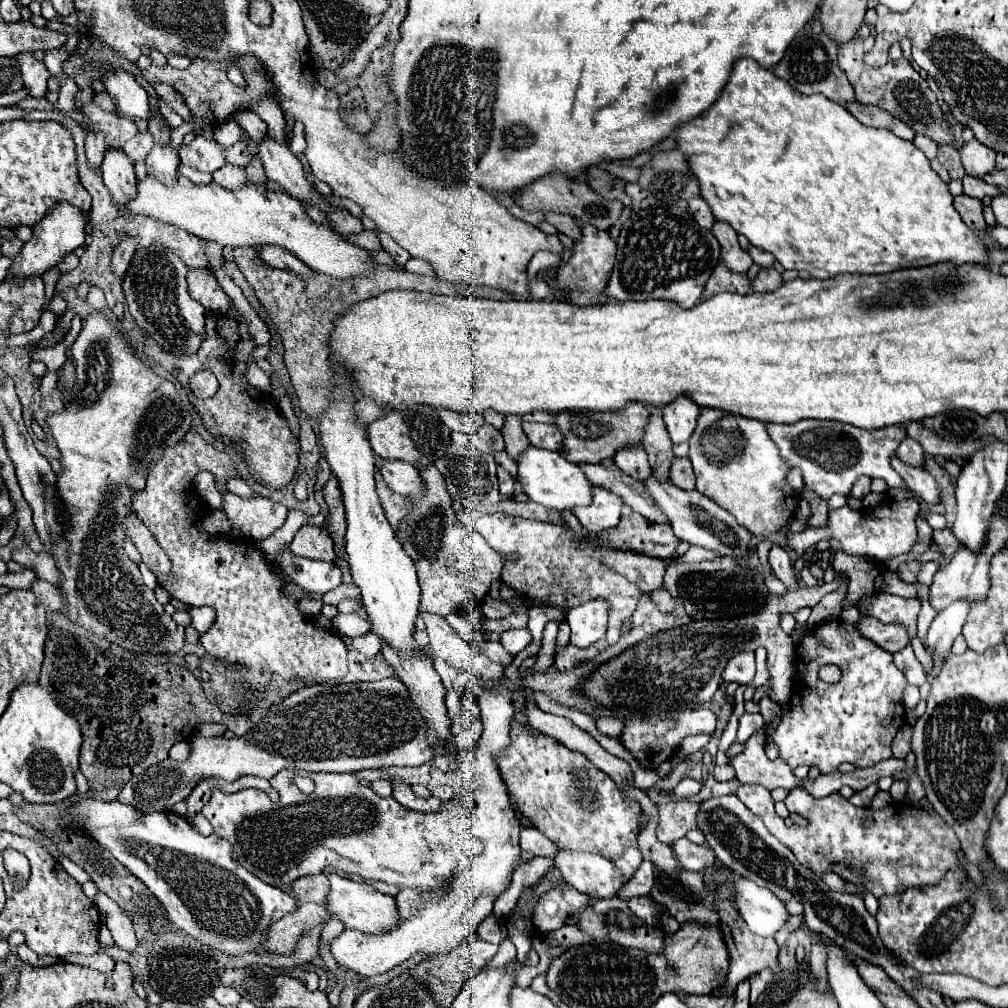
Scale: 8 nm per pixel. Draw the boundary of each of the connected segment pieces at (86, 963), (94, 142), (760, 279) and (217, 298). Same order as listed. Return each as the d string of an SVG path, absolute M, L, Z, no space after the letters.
M67 955L63 961L79 965L79 967L91 967L101 973L109 973L115 967L115 961L107 955Z
M89 131L85 137L85 151L87 151L87 161L93 169L99 169L103 155L107 151L105 135L101 131Z
M767 267L767 269L761 269L753 281L753 291L757 293L767 293L767 291L777 291L779 287L783 285L783 277L777 269L773 267Z
M191 269L187 273L189 293L195 301L199 301L207 311L225 311L229 305L229 297L223 293L213 275L207 275L205 269Z

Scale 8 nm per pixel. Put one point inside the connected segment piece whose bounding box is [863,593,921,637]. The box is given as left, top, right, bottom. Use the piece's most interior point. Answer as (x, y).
(888, 608)

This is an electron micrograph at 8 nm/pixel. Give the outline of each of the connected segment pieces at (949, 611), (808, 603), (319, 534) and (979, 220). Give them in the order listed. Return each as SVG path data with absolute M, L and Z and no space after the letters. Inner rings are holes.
M963 601L953 603L951 607L937 613L937 617L933 619L933 623L931 623L929 631L927 631L925 643L923 643L929 657L937 655L941 661L945 661L945 657L951 653L955 637L963 629L967 613L969 613L969 605L963 603Z
M803 557L793 563L797 589L789 589L785 595L771 595L759 611L735 617L735 619L695 619L687 625L659 631L651 637L645 637L637 645L623 651L619 657L601 663L589 677L577 683L577 693L591 703L595 709L607 709L619 721L627 721L633 715L649 717L651 713L669 713L685 707L699 707L707 703L719 687L721 673L725 663L741 653L755 651L759 645L767 649L767 667L771 673L771 683L756 689L753 701L759 703L763 695L771 695L779 705L787 705L795 681L795 645L791 635L785 635L779 617L783 613L795 615L803 607L813 608L821 601L823 595L837 591L847 583L843 571L835 571L833 581L821 583L815 587L801 585L799 581L804 567ZM789 641L789 645L787 645Z
M303 525L295 533L289 547L291 547L291 553L299 555L299 557L321 559L321 561L333 561L335 559L331 537L327 535L325 529L321 529L317 525Z
M963 193L963 195L955 197L953 201L955 201L955 209L959 211L959 215L967 227L971 227L973 231L987 229L987 223L983 219L983 203L979 199L973 199Z

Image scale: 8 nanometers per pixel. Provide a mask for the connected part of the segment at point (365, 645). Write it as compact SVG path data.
M365 633L361 637L355 637L353 639L353 649L363 653L363 655L369 655L369 657L375 657L381 649L381 639L375 635L375 633Z

